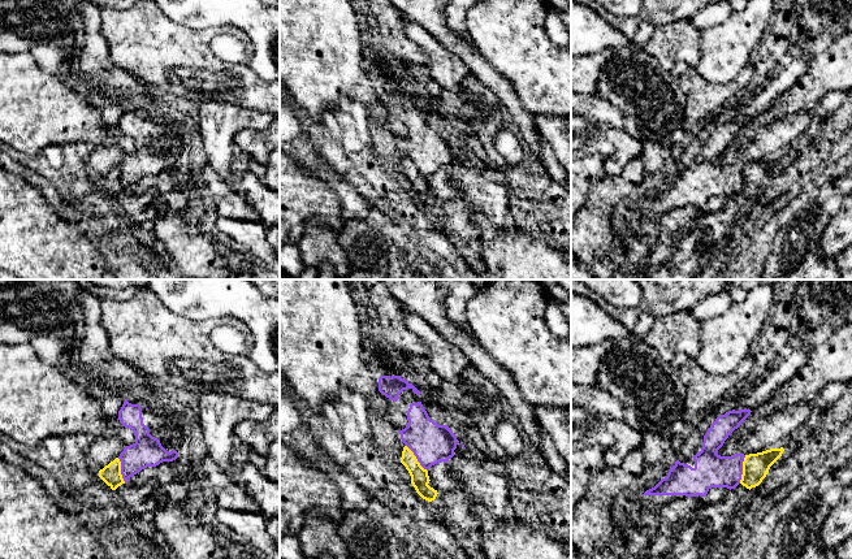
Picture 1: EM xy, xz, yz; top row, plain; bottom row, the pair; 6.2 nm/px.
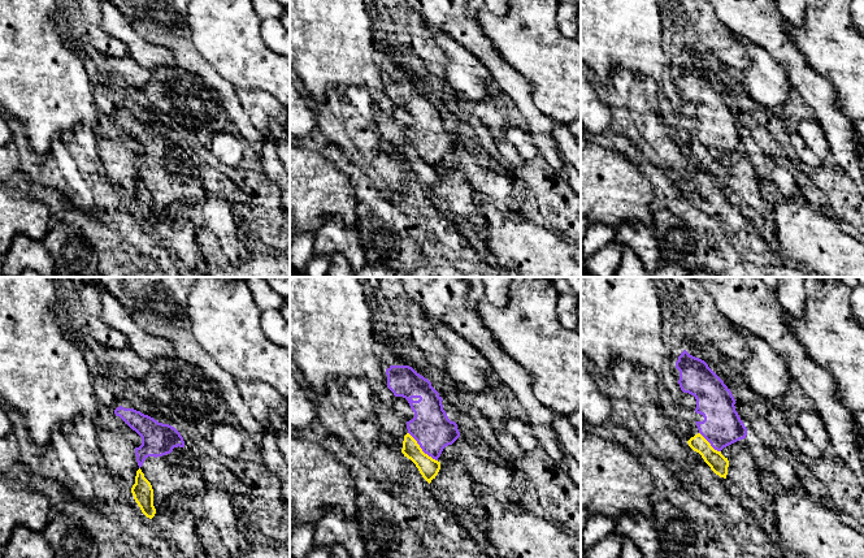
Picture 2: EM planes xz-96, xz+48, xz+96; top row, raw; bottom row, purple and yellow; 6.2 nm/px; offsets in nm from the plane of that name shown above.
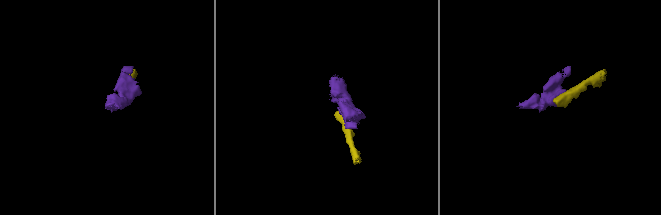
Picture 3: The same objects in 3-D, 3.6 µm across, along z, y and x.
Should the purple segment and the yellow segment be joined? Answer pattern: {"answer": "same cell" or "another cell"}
{"answer": "another cell"}

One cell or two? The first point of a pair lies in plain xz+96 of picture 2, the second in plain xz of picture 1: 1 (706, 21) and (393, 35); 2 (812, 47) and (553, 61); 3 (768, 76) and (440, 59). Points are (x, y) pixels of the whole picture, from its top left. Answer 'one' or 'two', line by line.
1: one
2: one
3: one

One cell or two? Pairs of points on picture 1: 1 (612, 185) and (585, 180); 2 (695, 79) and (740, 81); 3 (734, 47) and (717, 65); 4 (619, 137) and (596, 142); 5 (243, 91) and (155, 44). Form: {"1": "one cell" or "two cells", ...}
{"1": "two cells", "2": "one cell", "3": "one cell", "4": "two cells", "5": "one cell"}

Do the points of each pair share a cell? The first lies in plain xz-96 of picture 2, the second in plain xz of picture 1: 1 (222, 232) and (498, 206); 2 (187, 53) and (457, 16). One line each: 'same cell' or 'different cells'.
1: same cell
2: same cell

